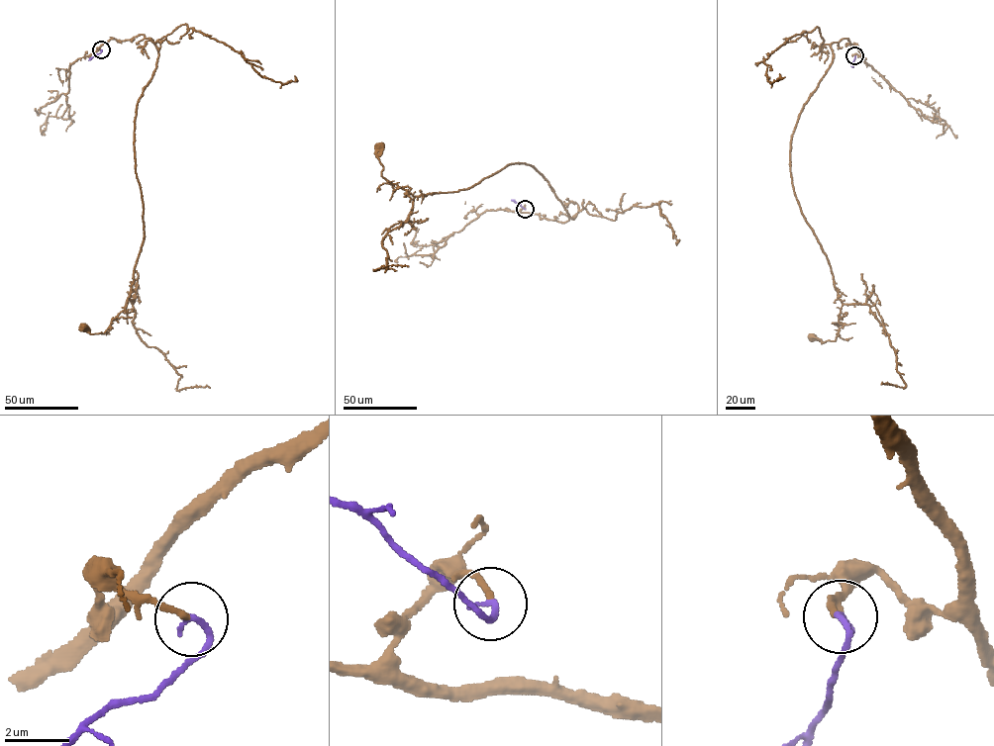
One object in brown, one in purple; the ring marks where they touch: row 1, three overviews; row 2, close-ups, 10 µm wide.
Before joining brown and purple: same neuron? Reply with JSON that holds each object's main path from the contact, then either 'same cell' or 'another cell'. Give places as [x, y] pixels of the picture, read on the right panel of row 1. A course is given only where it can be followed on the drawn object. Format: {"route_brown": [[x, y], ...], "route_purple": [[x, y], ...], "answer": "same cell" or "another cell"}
{"route_brown": [[854, 55], [845, 39], [831, 44], [833, 61], [791, 141], [794, 194], [842, 304], [835, 340], [812, 336]], "route_purple": [[854, 55], [853, 67]], "answer": "same cell"}

